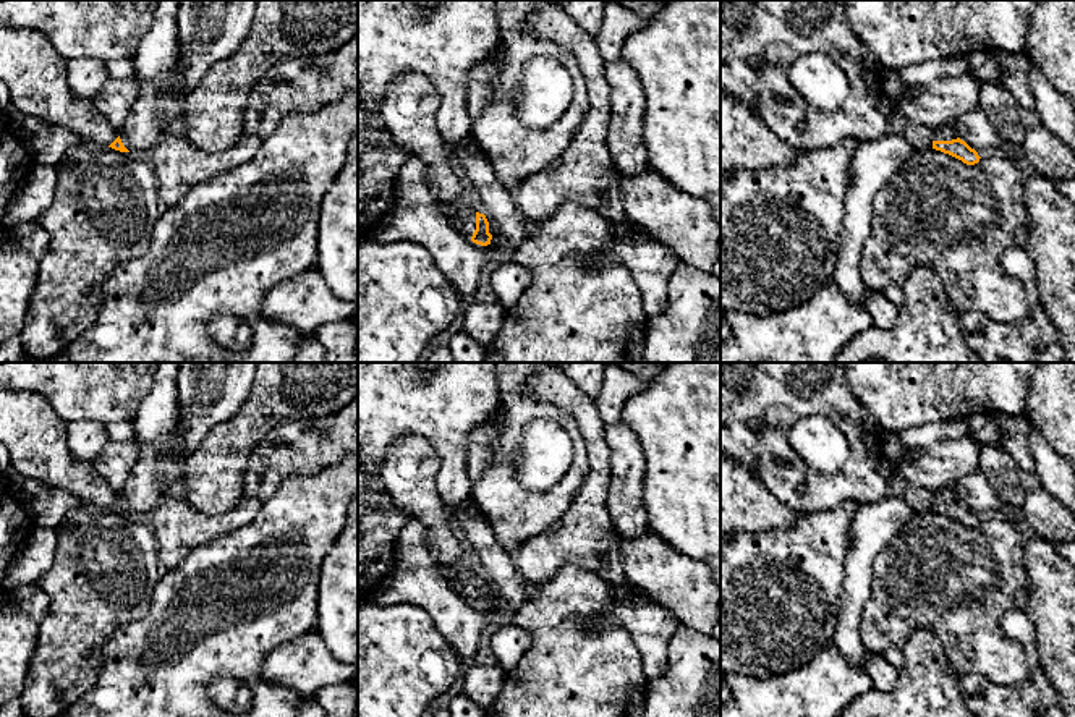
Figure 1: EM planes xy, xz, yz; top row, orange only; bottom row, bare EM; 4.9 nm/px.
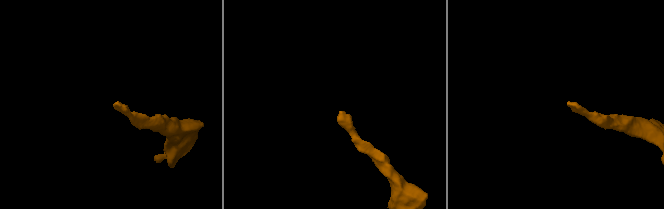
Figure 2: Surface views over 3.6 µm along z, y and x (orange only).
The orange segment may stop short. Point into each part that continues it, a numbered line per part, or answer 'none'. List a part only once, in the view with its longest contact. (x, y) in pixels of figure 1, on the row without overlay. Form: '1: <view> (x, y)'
1: xz (462, 581)

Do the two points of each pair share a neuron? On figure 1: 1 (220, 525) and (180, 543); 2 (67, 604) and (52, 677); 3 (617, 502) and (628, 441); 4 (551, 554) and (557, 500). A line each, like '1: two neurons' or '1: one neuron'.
1: one neuron
2: one neuron
3: one neuron
4: two neurons

